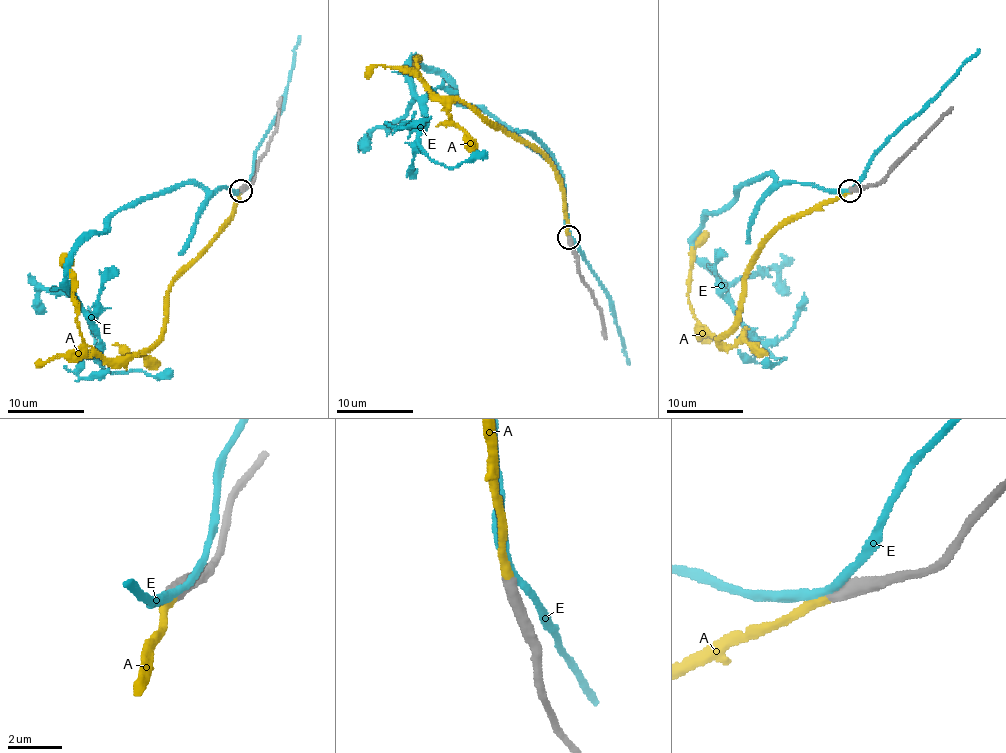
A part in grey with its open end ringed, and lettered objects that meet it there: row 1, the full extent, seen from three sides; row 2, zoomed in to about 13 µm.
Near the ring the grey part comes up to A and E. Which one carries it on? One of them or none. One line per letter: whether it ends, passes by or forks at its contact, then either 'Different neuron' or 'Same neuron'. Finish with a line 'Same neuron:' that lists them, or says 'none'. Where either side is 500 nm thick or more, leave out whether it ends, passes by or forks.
A: Same neuron
E: Different neuron
Same neuron: A

